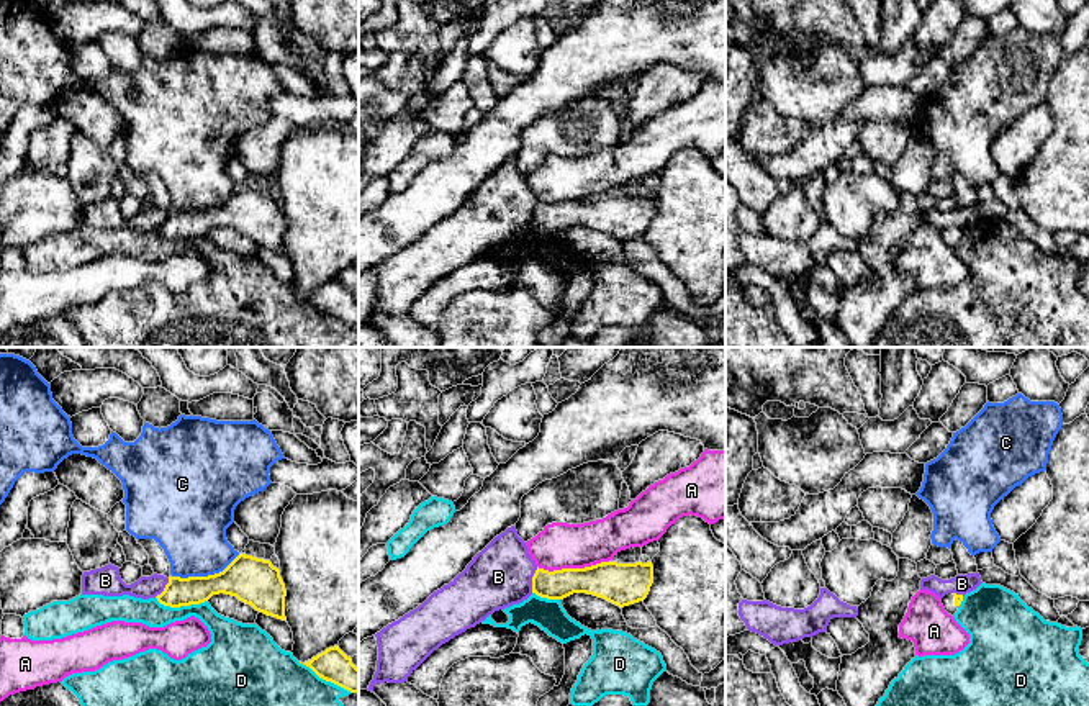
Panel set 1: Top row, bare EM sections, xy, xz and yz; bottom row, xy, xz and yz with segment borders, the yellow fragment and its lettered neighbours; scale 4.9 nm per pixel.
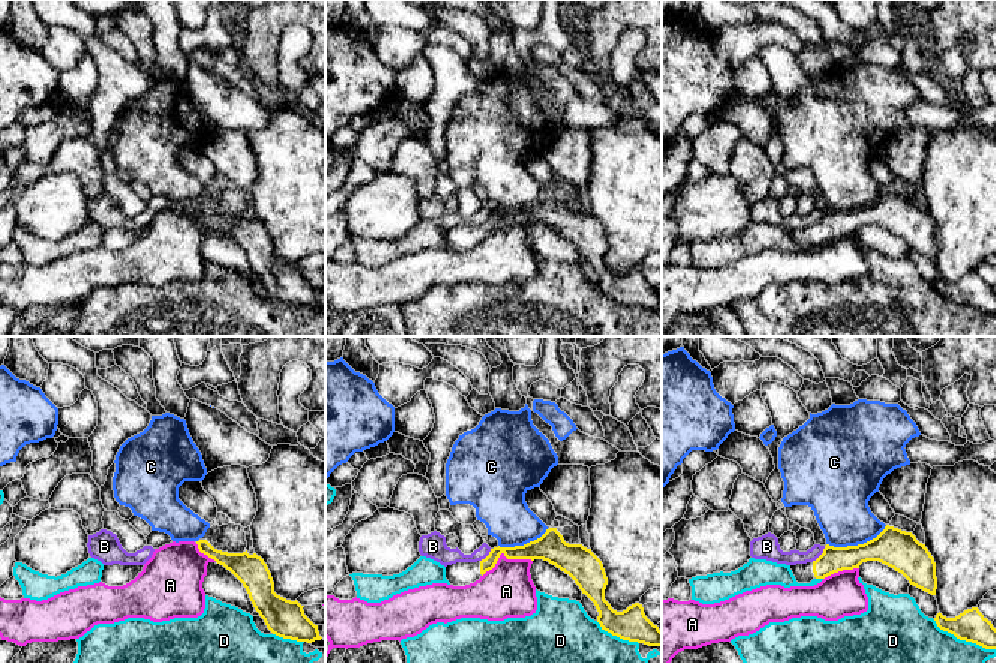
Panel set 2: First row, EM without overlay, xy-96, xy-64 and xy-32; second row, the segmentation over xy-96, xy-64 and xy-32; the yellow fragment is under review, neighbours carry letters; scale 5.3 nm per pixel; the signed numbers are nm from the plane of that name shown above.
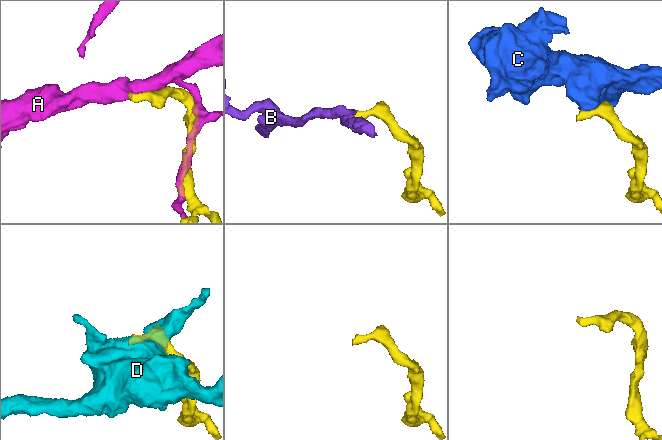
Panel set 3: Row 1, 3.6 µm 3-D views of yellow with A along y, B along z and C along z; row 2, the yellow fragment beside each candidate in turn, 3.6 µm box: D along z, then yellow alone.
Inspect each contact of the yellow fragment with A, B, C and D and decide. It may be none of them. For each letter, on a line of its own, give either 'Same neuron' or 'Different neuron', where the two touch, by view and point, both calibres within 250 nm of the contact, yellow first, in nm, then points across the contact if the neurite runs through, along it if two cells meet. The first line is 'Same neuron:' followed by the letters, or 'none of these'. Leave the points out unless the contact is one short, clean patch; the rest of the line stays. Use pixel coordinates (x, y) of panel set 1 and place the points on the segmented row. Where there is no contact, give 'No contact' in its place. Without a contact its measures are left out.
Same neuron: none of these
A: Different neuron. Touches yellow at xz (572, 569). Thickness 200 nm (yellow) against 220 nm
B: Different neuron. Touches yellow at xz (533, 580). Thickness 140 nm (yellow) against 300 nm. Boundary: xz (537, 567), (531, 592)
C: Different neuron. Touches yellow at xy (205, 577). Thickness 240 nm (yellow) against 340 nm. Boundary: xy (239, 554), (218, 572), (172, 577)
D: Different neuron. Touches yellow at xy (180, 605). Thickness 140 nm (yellow) against 130 nm

